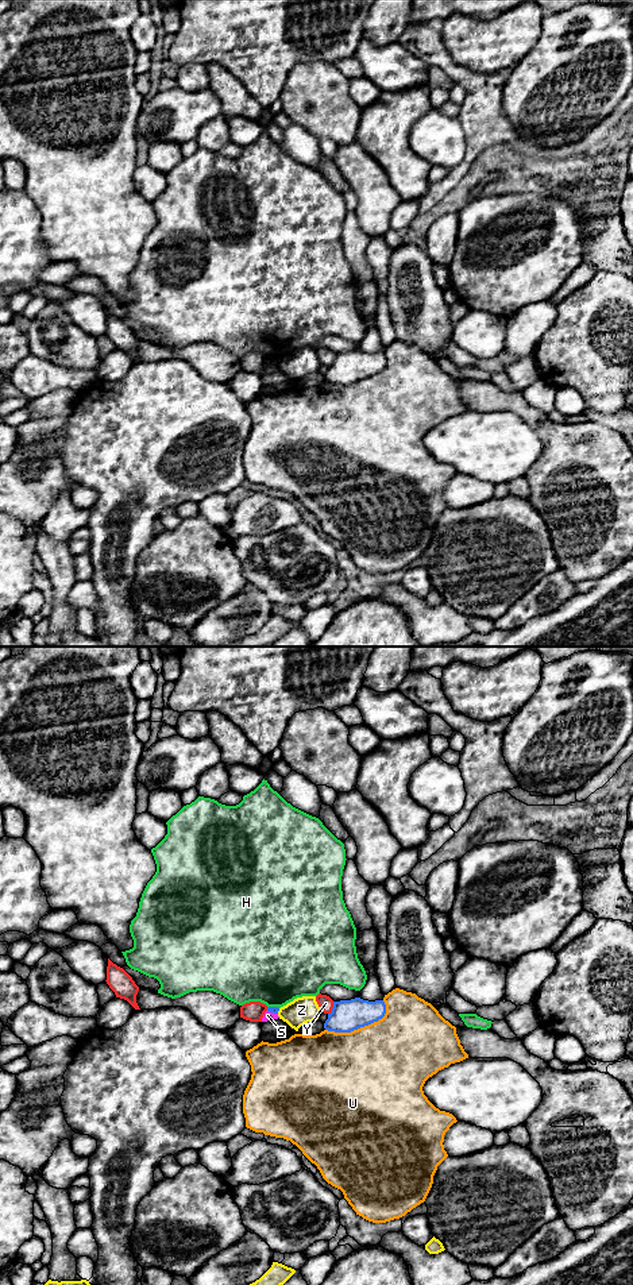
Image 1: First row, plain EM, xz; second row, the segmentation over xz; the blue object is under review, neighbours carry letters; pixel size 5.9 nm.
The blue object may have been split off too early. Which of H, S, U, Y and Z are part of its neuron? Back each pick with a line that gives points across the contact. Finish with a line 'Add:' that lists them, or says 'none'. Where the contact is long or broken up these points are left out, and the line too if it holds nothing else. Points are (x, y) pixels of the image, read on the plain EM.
Add: none

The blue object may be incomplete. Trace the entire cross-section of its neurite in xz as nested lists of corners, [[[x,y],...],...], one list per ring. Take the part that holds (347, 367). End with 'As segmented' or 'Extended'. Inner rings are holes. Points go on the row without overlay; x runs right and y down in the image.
[[[360,350],[333,354],[332,364],[324,381],[335,385],[351,385],[382,371],[386,366],[383,352],[368,354]]]. As segmented

